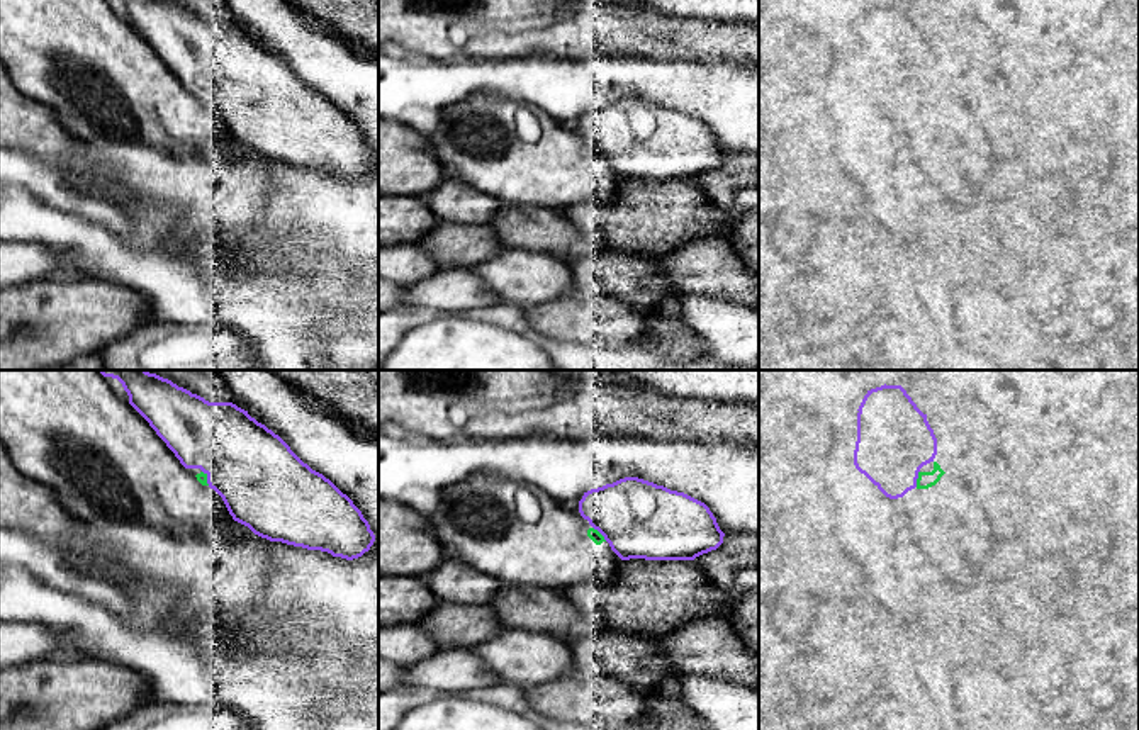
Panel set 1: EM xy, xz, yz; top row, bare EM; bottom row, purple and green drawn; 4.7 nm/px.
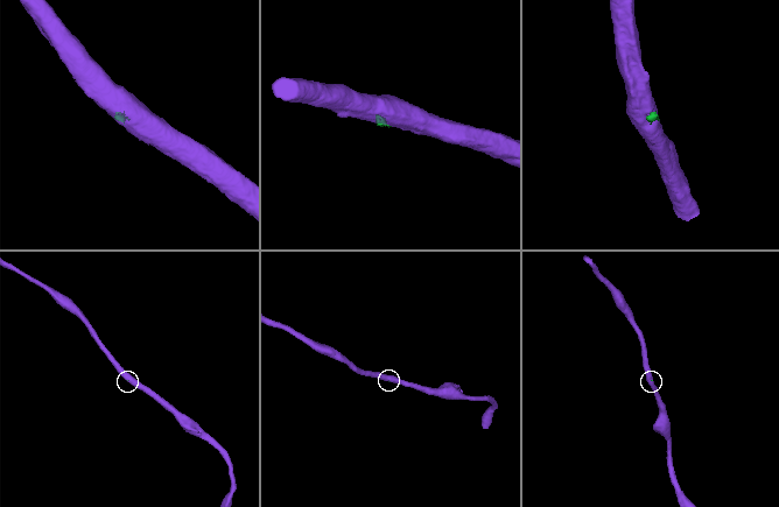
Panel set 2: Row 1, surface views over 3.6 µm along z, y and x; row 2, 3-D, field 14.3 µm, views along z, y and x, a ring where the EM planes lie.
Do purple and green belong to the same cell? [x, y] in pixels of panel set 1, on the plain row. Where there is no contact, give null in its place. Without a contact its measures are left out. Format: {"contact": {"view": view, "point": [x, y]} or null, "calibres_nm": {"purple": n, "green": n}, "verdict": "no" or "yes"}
{"contact": {"view": "xz", "point": [600, 151]}, "calibres_nm": {"purple": 360, "green": 60}, "verdict": "yes"}

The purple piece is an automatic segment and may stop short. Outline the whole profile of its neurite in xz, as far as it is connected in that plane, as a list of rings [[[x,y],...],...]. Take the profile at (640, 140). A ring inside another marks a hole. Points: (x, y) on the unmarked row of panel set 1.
[[[625,97],[584,112],[579,132],[591,144],[587,156],[596,165],[608,161],[621,180],[694,180],[716,170],[725,156],[704,122],[638,97]]]

